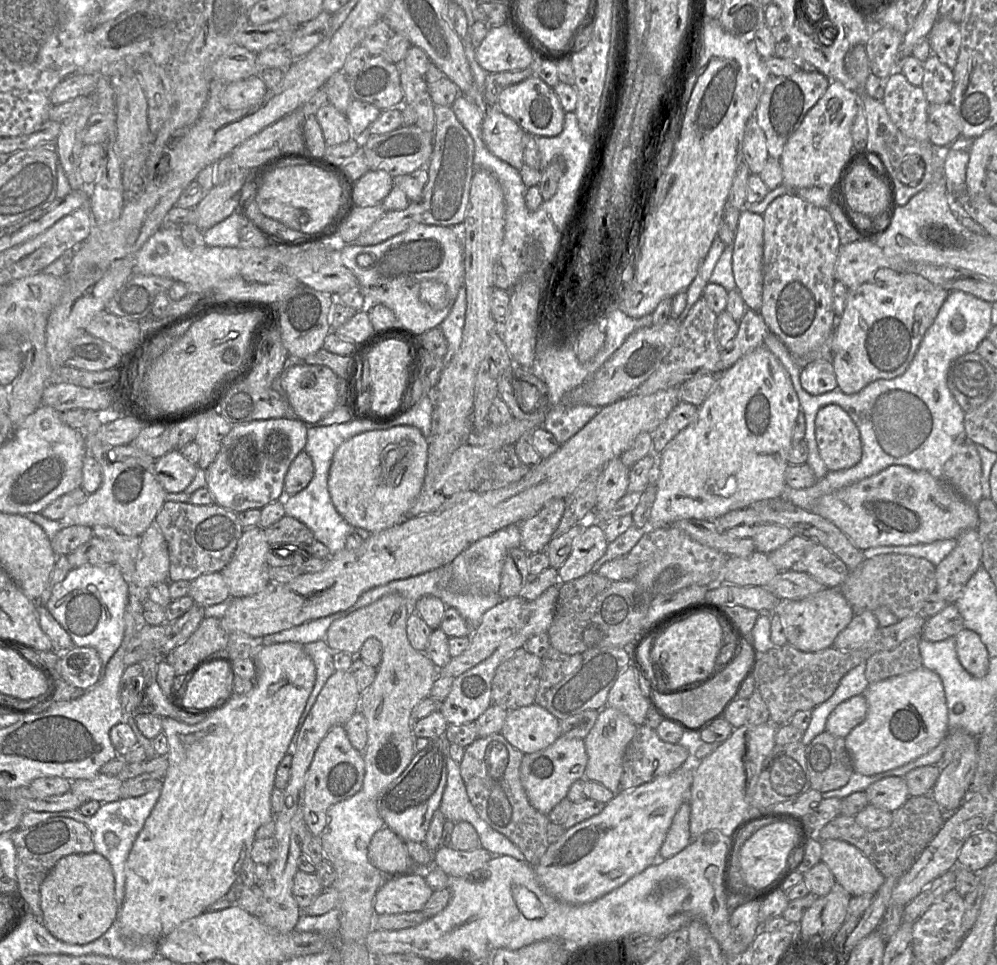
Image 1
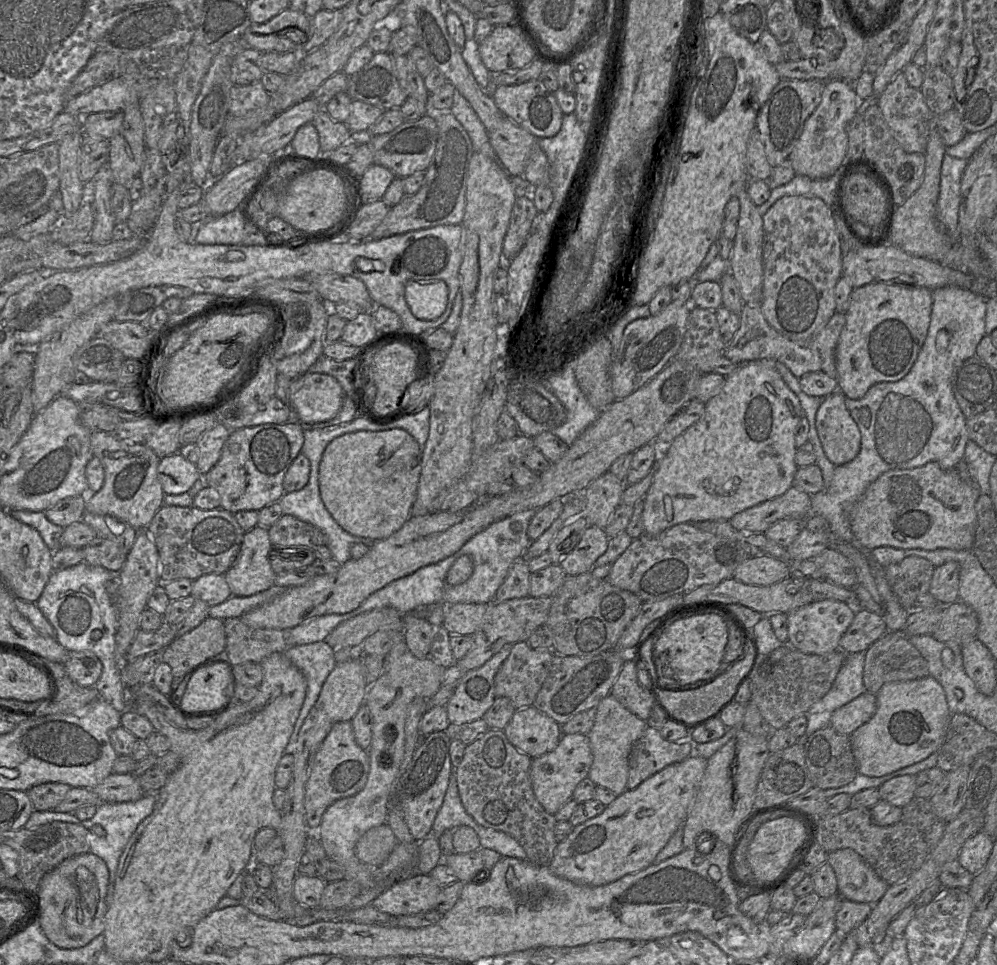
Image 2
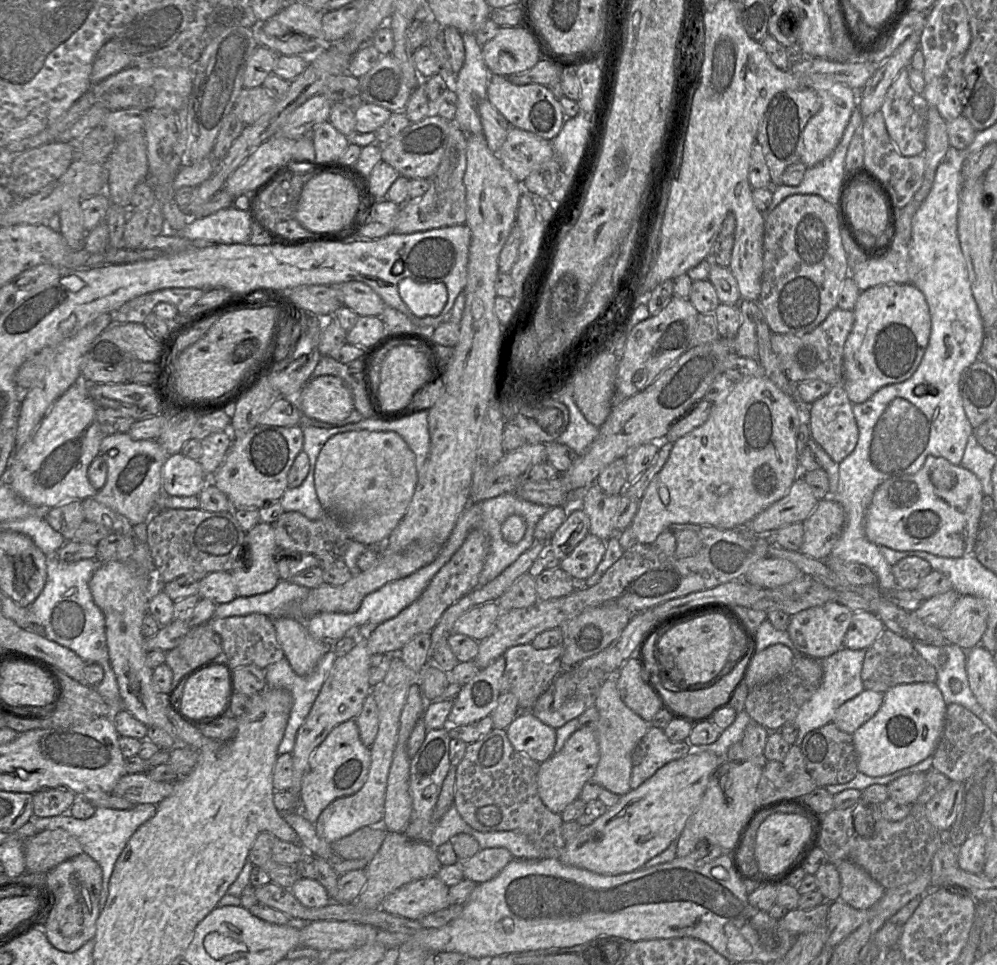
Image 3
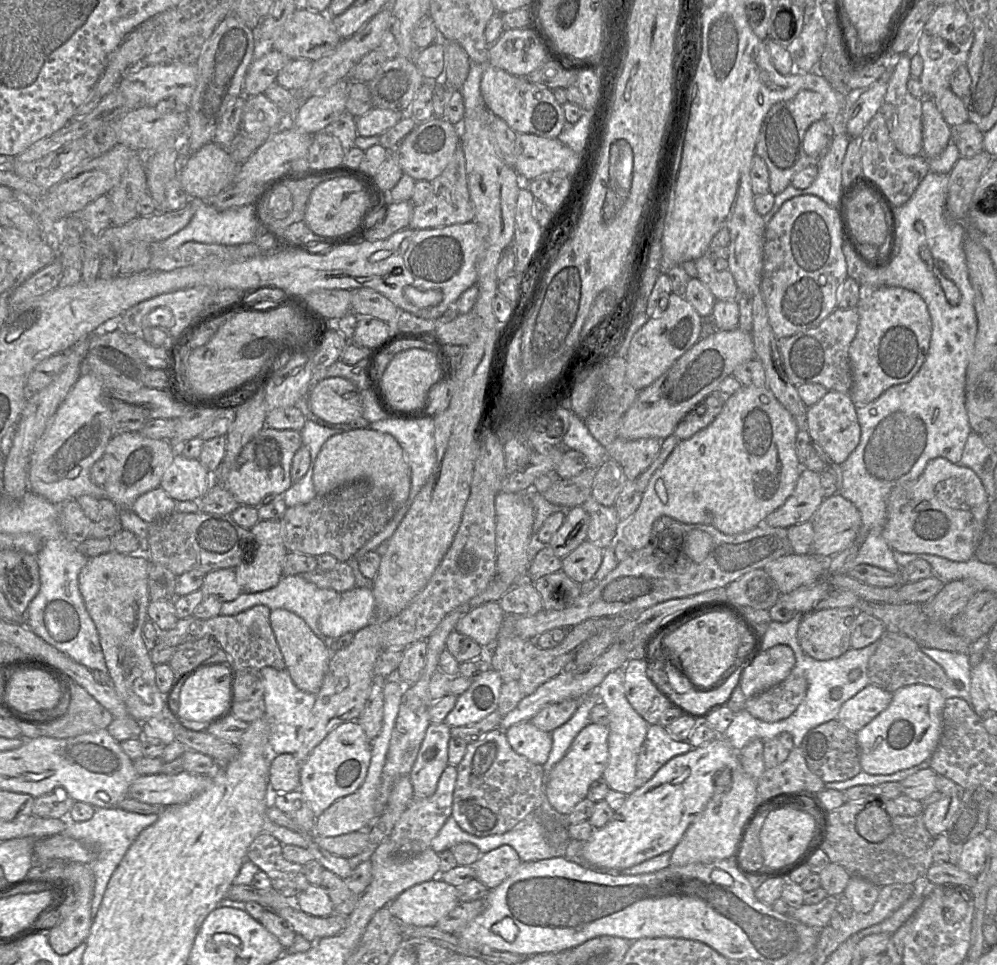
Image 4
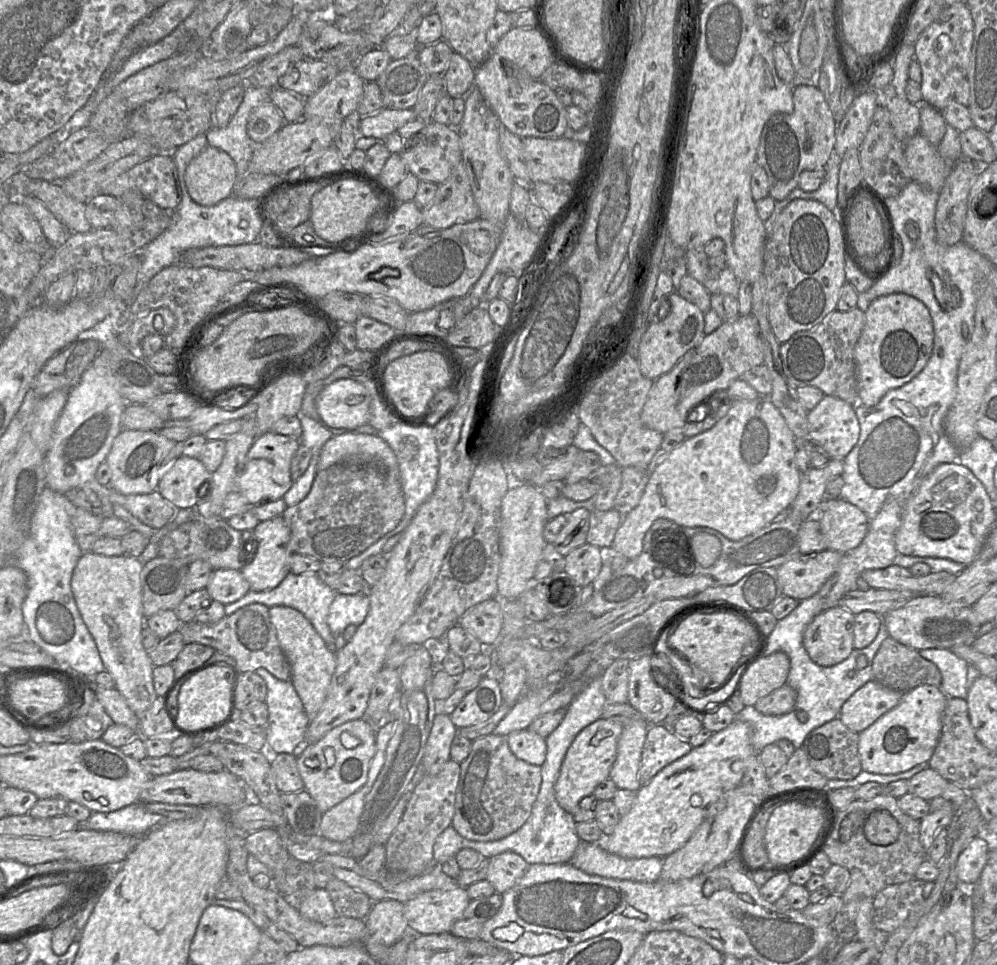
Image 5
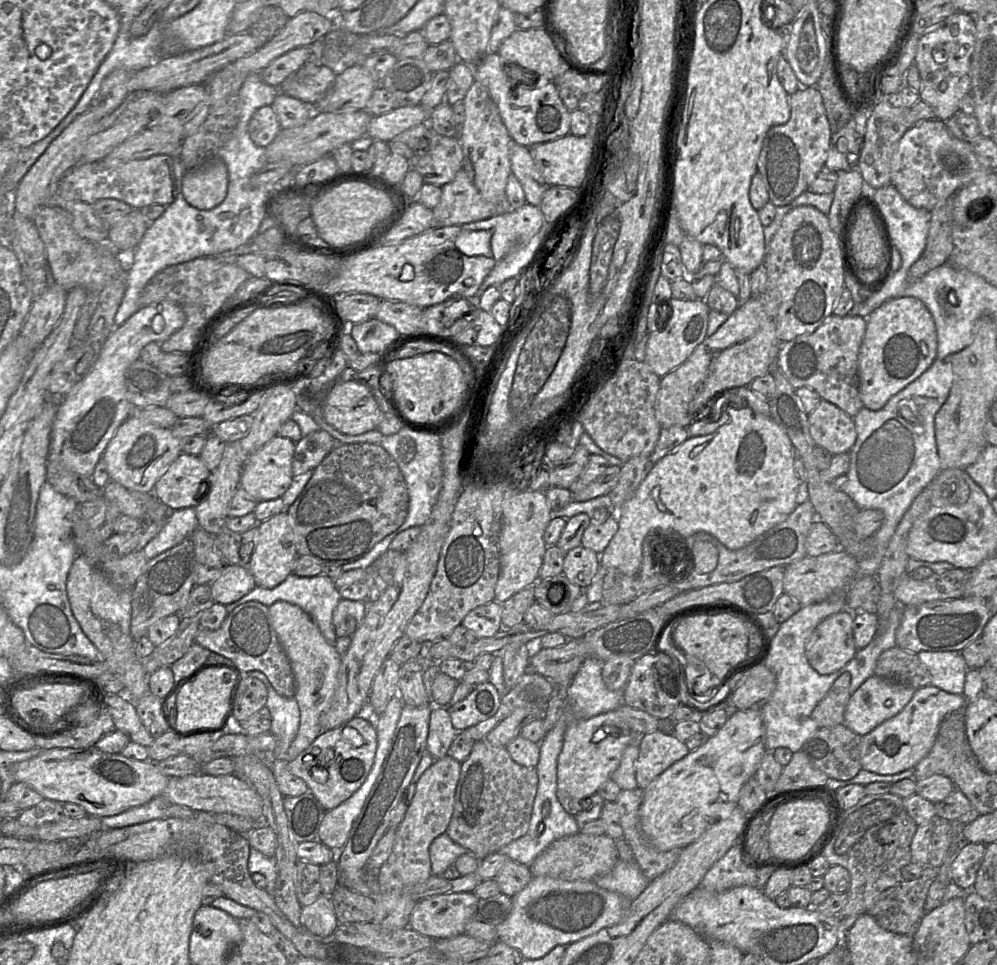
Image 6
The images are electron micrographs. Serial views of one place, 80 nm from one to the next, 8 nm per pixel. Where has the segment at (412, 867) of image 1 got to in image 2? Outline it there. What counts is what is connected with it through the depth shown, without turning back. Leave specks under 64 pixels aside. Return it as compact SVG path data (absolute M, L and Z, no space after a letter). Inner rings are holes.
M386 823L367 830L357 841L355 854L366 865L376 868L384 863L398 839Z

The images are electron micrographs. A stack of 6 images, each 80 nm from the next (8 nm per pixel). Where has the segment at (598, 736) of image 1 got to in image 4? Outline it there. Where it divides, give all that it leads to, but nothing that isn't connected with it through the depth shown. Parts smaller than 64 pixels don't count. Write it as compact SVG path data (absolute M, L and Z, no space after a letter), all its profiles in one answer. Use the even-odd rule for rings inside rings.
M623 669L612 671L603 679L597 688L597 695L599 702L603 702L610 712L609 759L602 777L610 789L630 795L637 788L635 775L638 754L650 725L633 709L626 698Z

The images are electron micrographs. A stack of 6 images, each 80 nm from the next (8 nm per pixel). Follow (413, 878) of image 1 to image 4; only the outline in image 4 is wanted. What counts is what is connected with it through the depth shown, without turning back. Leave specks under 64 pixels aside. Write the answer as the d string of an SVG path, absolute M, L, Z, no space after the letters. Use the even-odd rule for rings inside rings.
M431 879L404 890L388 909L404 924L432 927L458 903L458 887Z

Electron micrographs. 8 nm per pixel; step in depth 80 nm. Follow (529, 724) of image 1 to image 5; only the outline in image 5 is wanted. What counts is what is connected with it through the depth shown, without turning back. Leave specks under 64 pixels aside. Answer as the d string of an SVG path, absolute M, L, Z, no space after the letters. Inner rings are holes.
M527 728L516 730L507 736L512 753L520 760L541 766L546 758L546 739Z

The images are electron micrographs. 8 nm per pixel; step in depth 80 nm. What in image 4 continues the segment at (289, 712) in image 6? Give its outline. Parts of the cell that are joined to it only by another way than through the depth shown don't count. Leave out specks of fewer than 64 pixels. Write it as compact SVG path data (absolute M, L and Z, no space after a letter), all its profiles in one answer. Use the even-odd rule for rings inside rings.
M267 666L260 669L264 677L265 718L270 728L269 746L271 755L297 752L301 745L304 728L312 715L316 695L300 690L293 682L287 669L278 670Z

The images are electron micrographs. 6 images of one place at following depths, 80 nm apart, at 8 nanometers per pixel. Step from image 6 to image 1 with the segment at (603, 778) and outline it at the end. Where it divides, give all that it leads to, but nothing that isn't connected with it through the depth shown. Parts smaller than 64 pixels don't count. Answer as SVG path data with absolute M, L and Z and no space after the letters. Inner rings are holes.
M559 737L549 747L523 756L520 766L522 785L530 804L540 813L548 815L565 797L571 785L585 777L588 756L584 739Z

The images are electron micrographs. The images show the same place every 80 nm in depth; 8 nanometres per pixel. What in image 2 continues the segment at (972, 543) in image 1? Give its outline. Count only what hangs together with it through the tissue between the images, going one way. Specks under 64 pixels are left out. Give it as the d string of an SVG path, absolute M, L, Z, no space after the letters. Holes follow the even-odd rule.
M948 561L941 566L934 567L928 593L942 605L958 601L959 575L960 565L955 561Z

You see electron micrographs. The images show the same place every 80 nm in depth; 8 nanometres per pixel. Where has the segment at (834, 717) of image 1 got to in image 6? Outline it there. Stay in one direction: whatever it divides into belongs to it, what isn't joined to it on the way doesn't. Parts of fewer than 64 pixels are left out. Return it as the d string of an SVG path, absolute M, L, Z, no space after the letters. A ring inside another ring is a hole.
M873 675L850 697L844 713L844 725L854 733L864 736L884 721L894 717L910 702L914 688Z

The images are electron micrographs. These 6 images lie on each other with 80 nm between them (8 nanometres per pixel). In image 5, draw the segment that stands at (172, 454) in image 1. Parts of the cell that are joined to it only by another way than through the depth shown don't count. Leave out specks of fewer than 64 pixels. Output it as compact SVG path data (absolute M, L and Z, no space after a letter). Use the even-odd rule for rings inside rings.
M180 455L165 470L156 490L177 508L194 509L209 493L211 477L199 458Z

